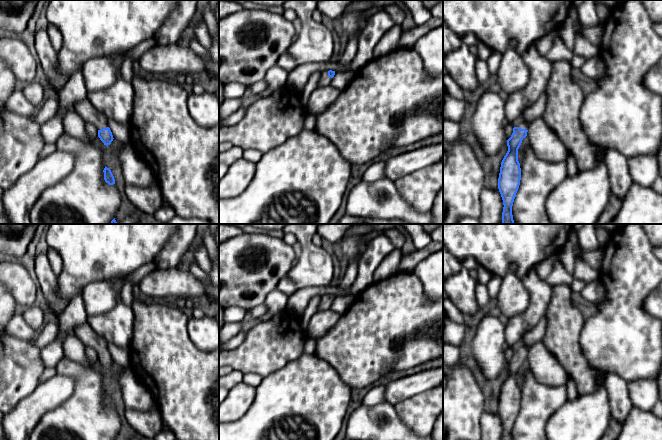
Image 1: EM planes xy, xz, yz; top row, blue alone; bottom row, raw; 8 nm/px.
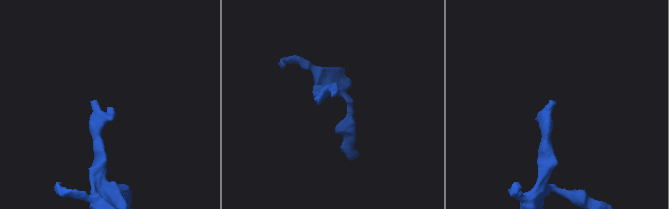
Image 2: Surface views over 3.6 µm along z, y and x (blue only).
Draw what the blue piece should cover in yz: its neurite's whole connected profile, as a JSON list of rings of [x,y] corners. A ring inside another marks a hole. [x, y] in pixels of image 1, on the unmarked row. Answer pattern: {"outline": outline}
{"outline": [[[523,339],[517,341],[513,349],[513,357],[507,364],[508,375],[504,380],[498,402],[498,413],[503,424],[502,440],[513,440],[512,430],[521,404],[521,392],[518,385],[518,373],[527,360],[529,348]]]}

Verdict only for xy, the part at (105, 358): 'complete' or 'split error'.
split error

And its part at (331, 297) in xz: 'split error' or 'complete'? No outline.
split error

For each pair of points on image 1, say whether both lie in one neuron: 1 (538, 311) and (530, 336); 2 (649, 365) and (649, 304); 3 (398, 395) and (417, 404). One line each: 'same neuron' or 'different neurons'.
1: different neurons
2: different neurons
3: different neurons

